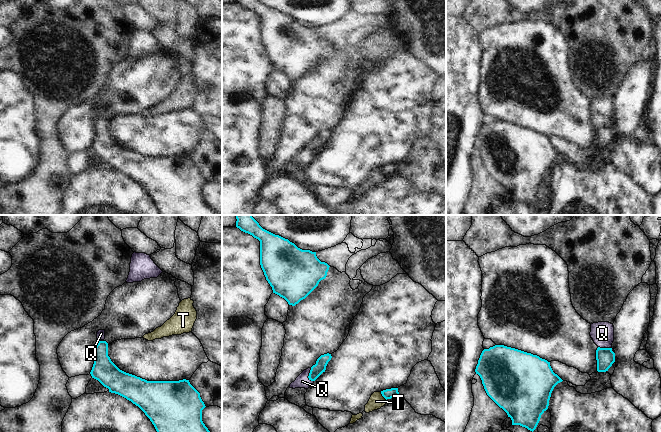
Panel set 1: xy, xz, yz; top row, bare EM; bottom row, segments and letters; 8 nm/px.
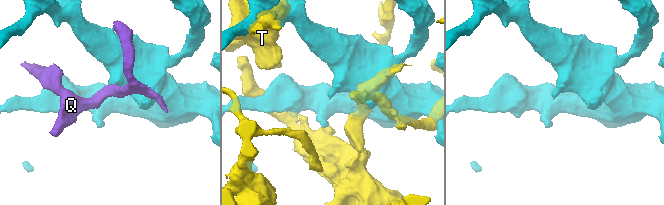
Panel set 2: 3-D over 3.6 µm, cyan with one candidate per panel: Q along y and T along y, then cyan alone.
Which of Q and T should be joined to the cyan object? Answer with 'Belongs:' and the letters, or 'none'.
Belongs: Q

